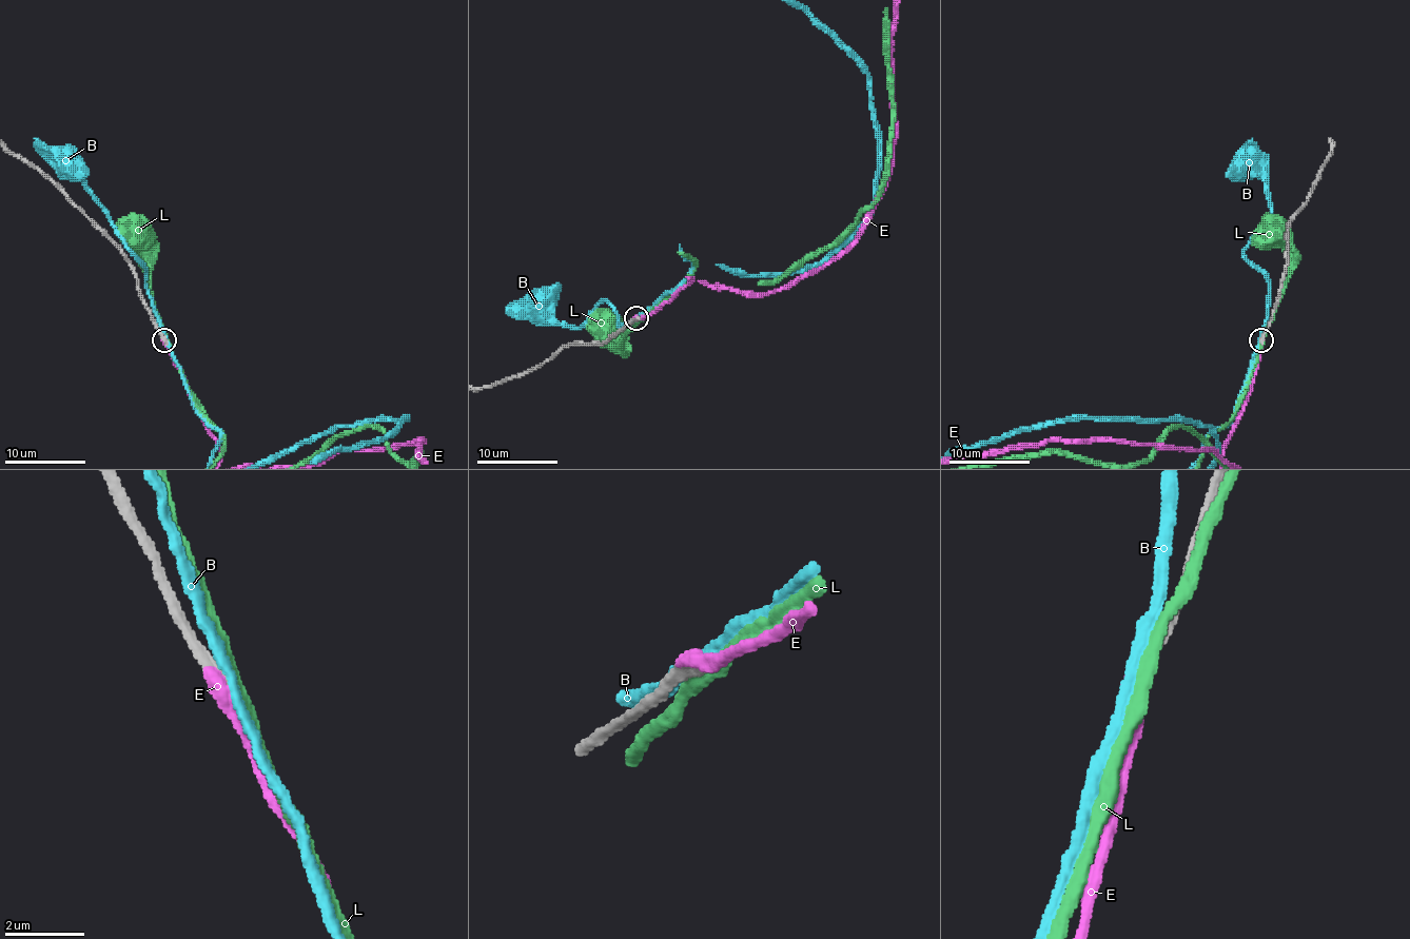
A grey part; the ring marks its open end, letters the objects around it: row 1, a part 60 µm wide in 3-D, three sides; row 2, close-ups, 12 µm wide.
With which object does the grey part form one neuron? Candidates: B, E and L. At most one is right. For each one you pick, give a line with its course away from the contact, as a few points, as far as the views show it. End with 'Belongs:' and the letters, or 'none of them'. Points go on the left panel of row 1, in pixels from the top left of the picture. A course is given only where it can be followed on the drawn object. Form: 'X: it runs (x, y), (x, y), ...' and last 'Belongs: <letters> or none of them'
Belongs: E

